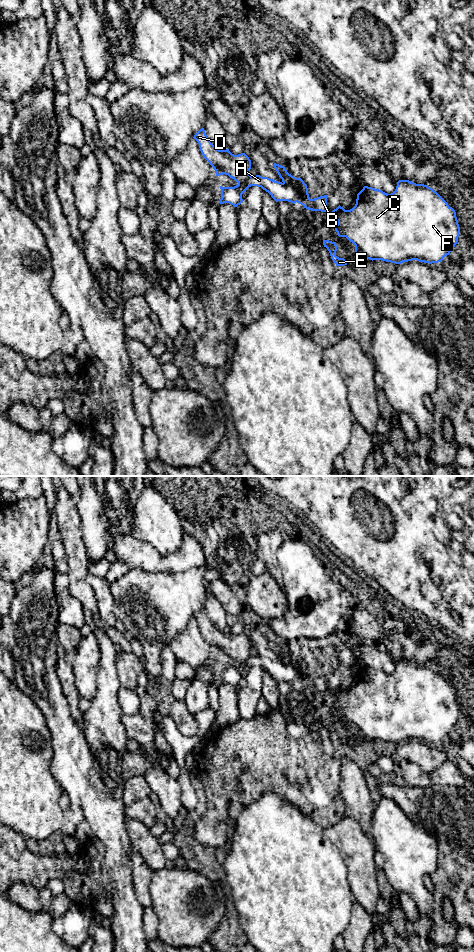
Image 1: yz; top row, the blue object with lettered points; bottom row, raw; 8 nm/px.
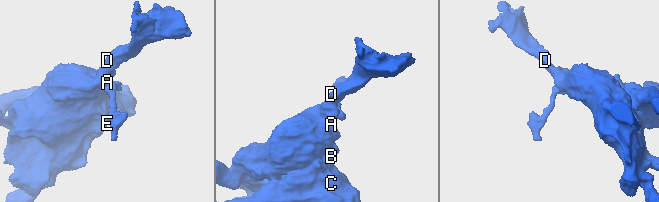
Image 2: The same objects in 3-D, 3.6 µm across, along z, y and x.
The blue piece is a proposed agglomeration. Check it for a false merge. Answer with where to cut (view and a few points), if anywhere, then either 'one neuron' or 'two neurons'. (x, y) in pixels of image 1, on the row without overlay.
cut in yz along (283, 662), (293, 667), (299, 673), (300, 676), (297, 681); two neurons

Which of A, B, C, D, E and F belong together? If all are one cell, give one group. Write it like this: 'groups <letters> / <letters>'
groups A B C F / D E

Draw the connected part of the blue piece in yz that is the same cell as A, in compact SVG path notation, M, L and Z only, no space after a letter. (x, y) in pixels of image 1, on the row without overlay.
M256 655L250 656L246 662L238 663L234 667L220 666L220 684L229 683L234 687L237 687L243 682L242 674L251 666L261 667L263 670L268 672L276 682L288 681L295 684L297 679L301 677L300 673L296 669L286 666L282 662Z

